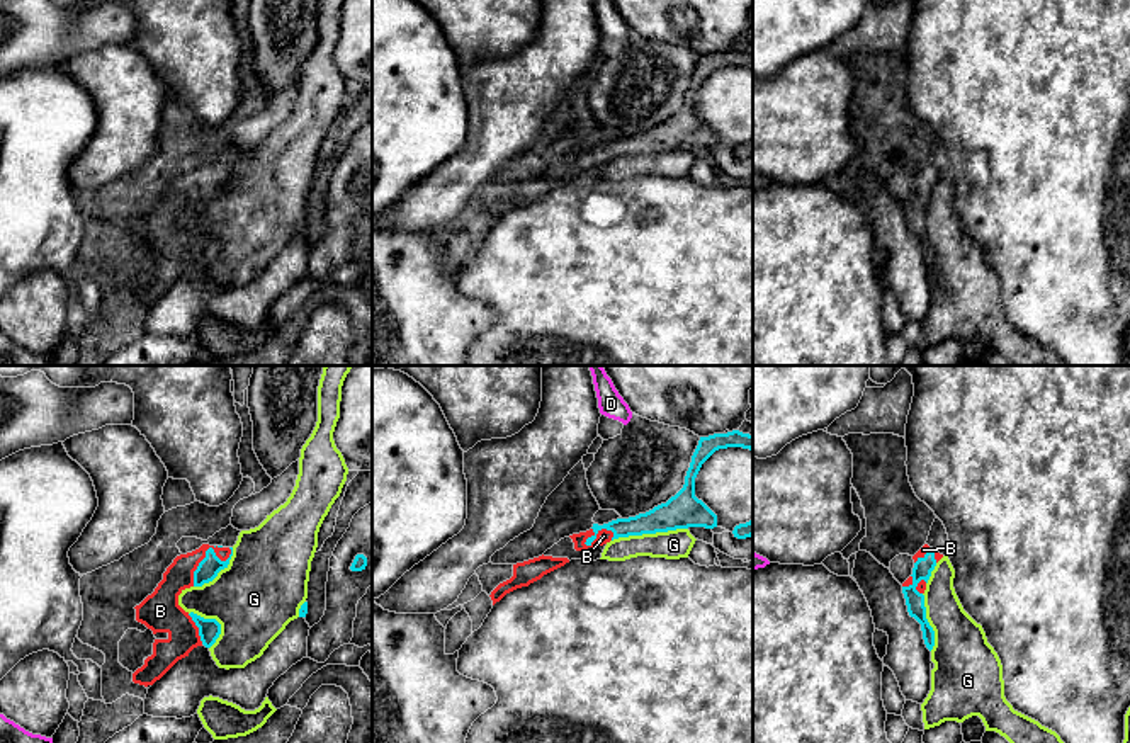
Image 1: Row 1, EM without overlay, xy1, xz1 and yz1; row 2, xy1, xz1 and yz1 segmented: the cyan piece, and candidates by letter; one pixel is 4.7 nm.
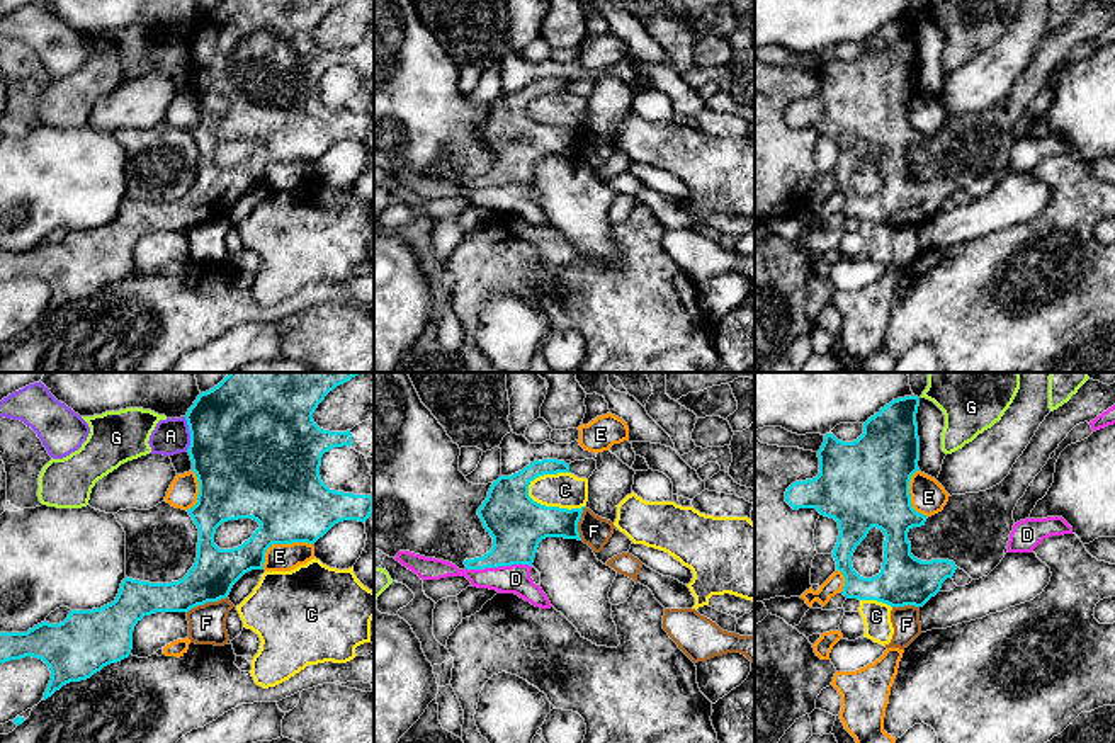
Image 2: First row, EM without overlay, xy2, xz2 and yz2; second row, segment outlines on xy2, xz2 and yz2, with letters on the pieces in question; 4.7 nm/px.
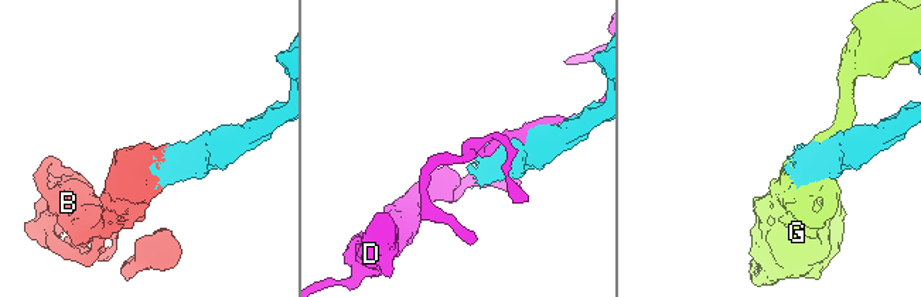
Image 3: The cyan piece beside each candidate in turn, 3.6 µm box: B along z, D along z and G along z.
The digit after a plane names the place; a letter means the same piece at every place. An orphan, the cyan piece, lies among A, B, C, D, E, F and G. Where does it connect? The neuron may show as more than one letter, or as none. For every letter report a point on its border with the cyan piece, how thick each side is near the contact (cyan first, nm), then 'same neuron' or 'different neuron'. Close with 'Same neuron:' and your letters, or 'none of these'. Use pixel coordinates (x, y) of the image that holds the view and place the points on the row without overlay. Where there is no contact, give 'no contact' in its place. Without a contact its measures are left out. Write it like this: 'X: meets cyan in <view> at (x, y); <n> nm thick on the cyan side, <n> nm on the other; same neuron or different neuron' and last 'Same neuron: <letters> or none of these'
A: meets cyan in xy2 at (191, 53); 500 nm thick on the cyan side, 170 nm on the other; different neuron
B: meets cyan in xy1 at (206, 172); 100 nm thick on the cyan side, 140 nm on the other; same neuron
C: meets cyan in xz2 at (551, 126); 280 nm thick on the cyan side, 170 nm on the other; different neuron
D: meets cyan in xz2 at (498, 184); 280 nm thick on the cyan side, 140 nm on the other; different neuron
E: meets cyan in xy2 at (279, 162); 380 nm thick on the cyan side, 130 nm on the other; different neuron
F: meets cyan in xy2 at (206, 221); 220 nm thick on the cyan side, 180 nm on the other; different neuron
G: meets cyan in xz1 at (649, 152); 170 nm thick on the cyan side, 140 nm on the other; different neuron
Same neuron: B

